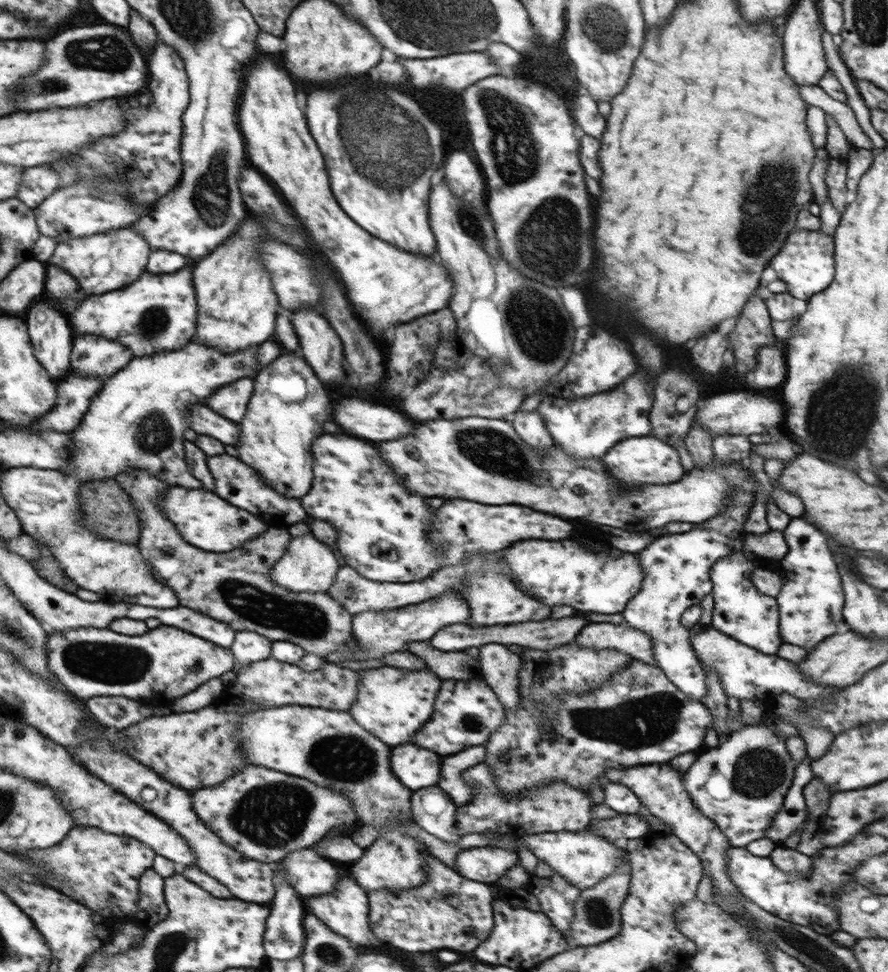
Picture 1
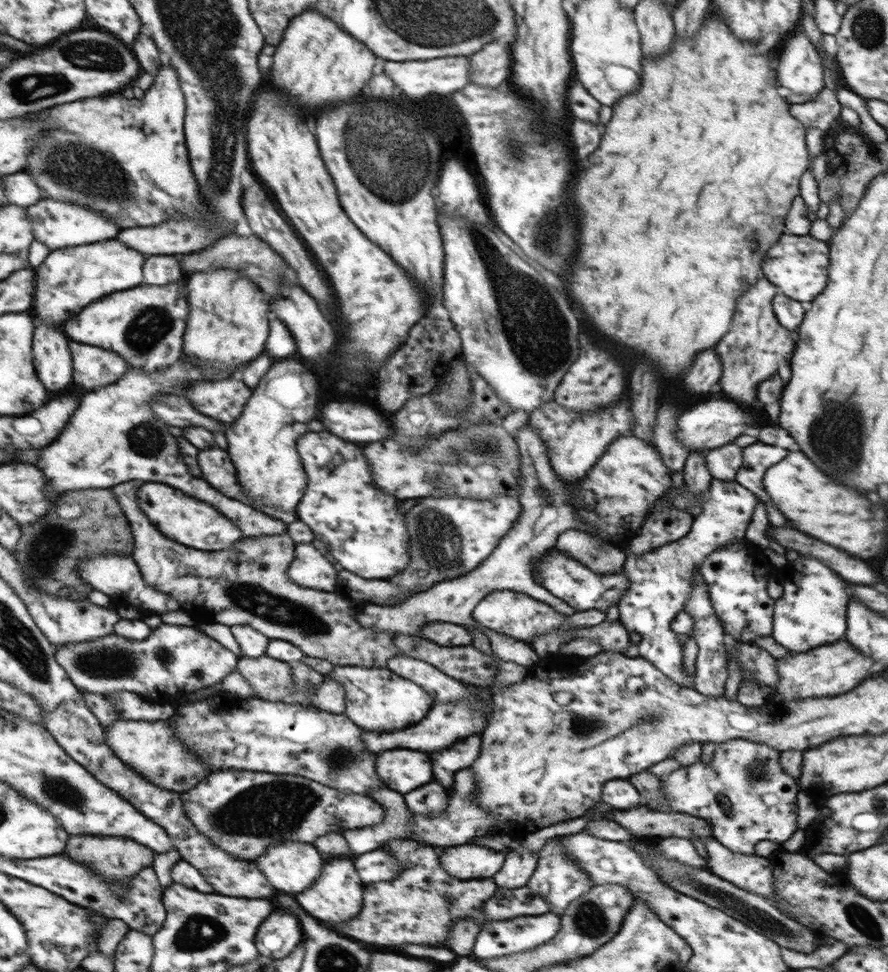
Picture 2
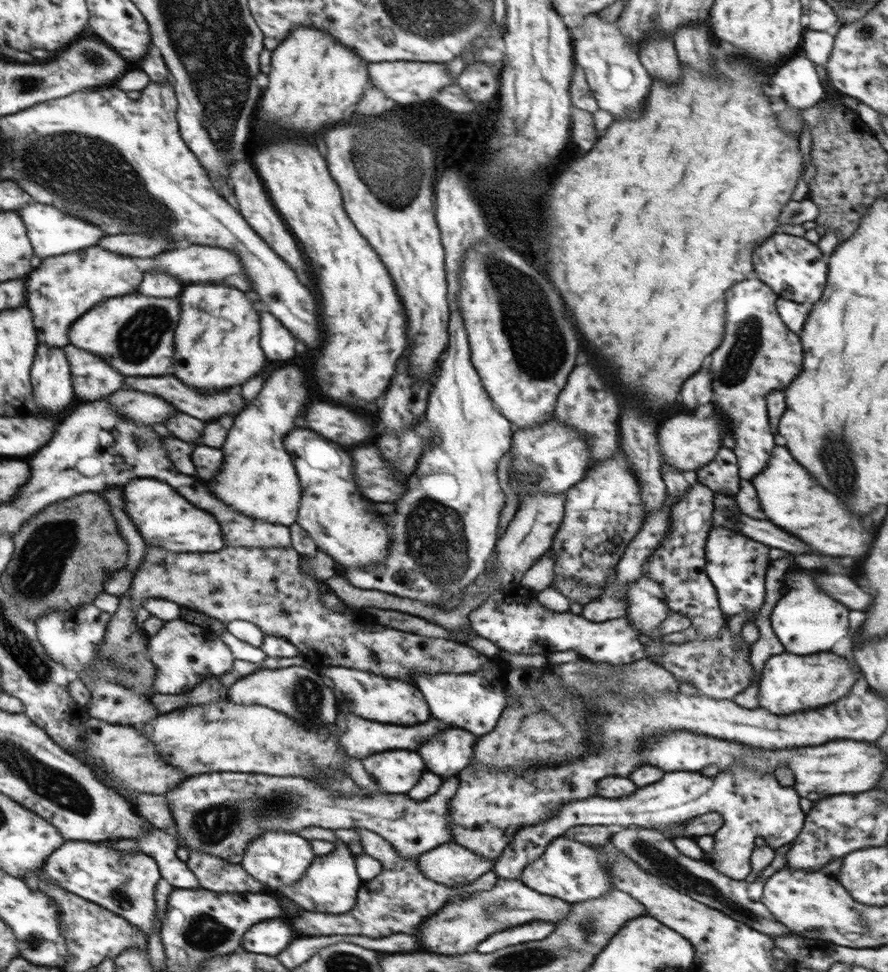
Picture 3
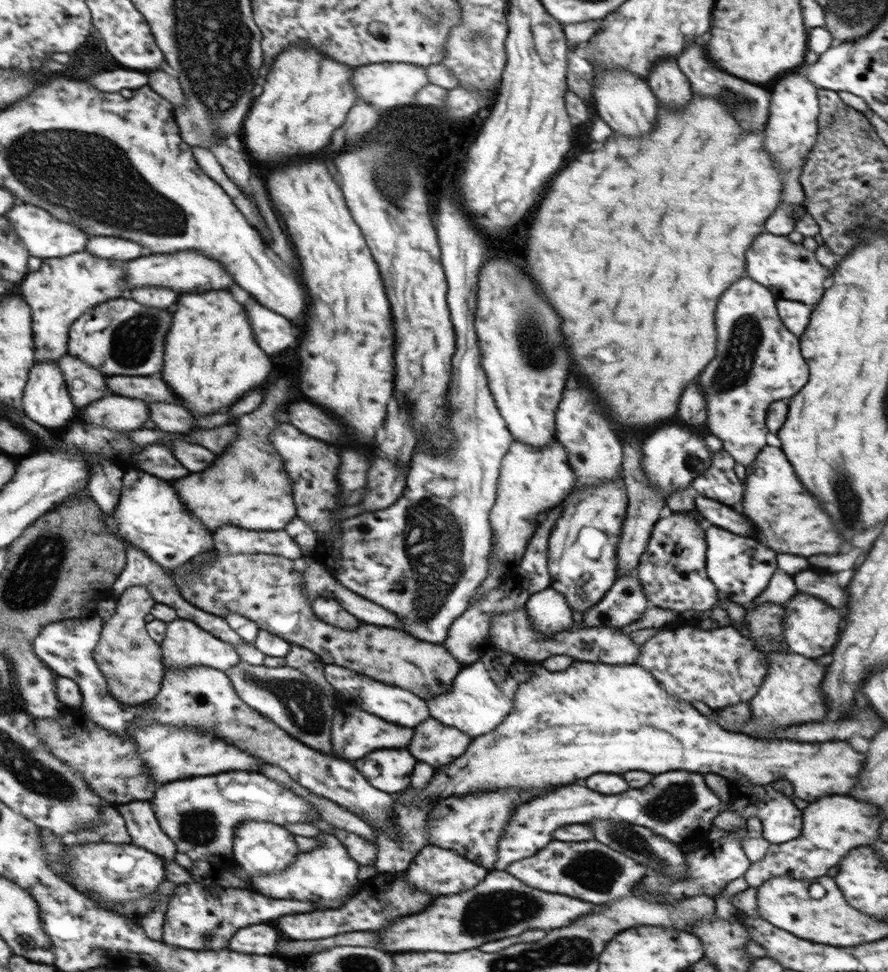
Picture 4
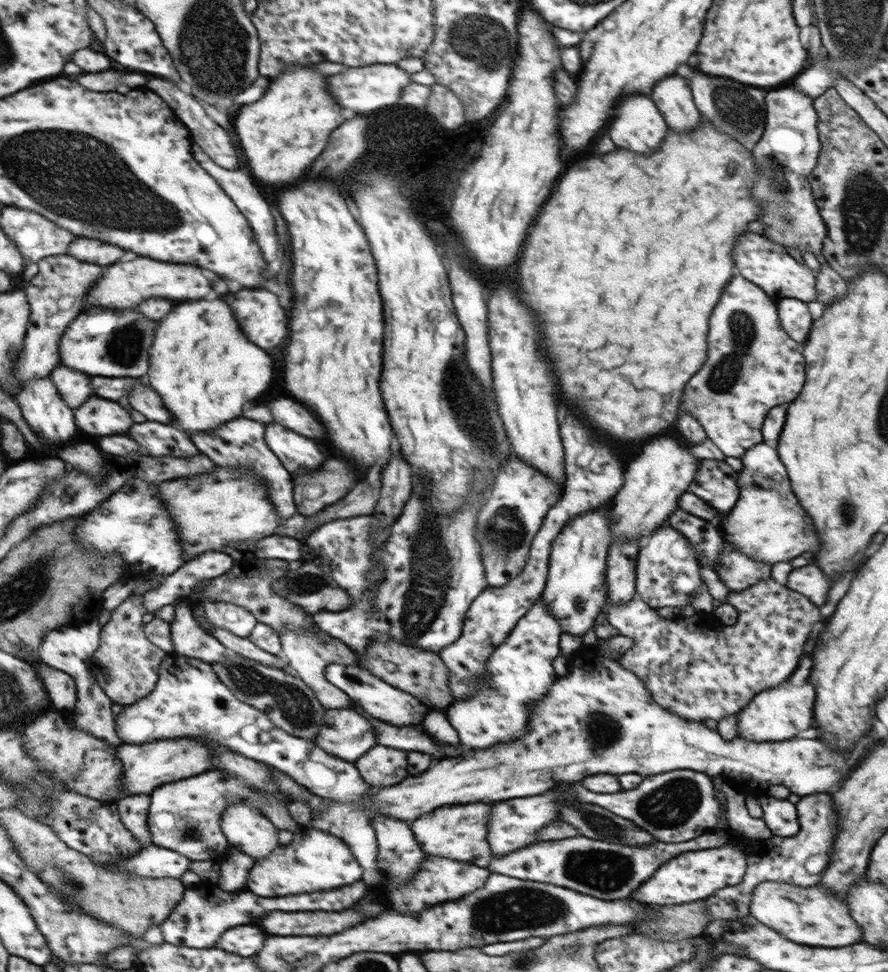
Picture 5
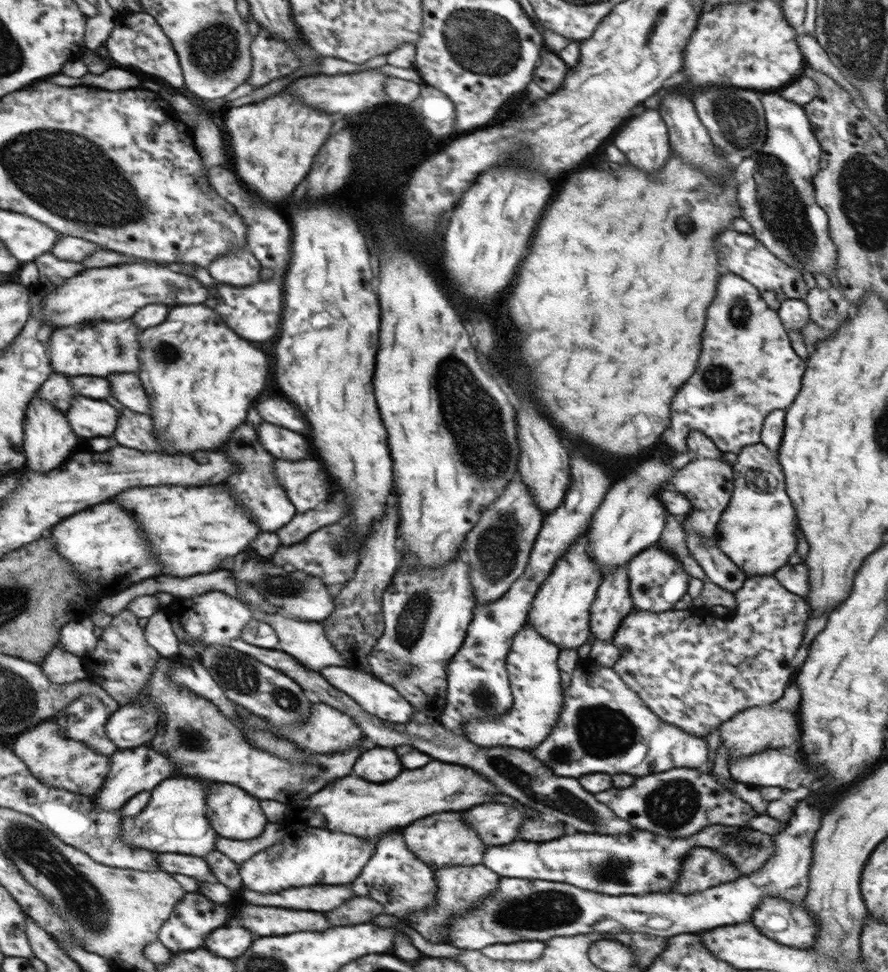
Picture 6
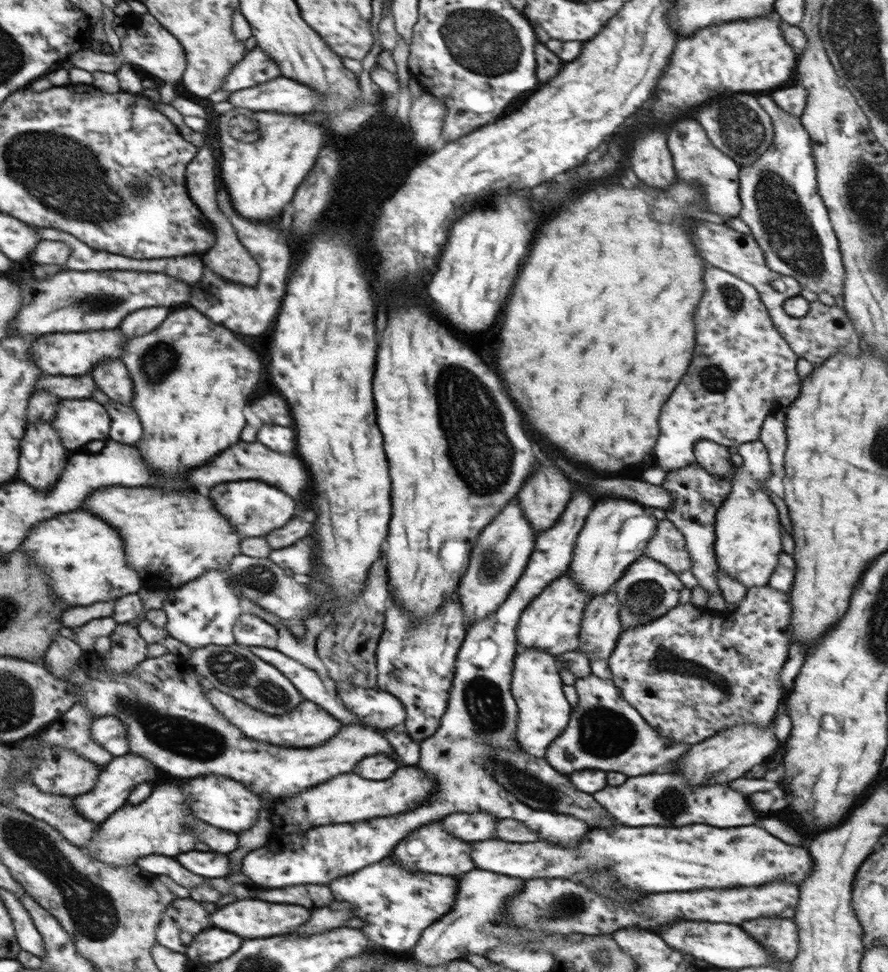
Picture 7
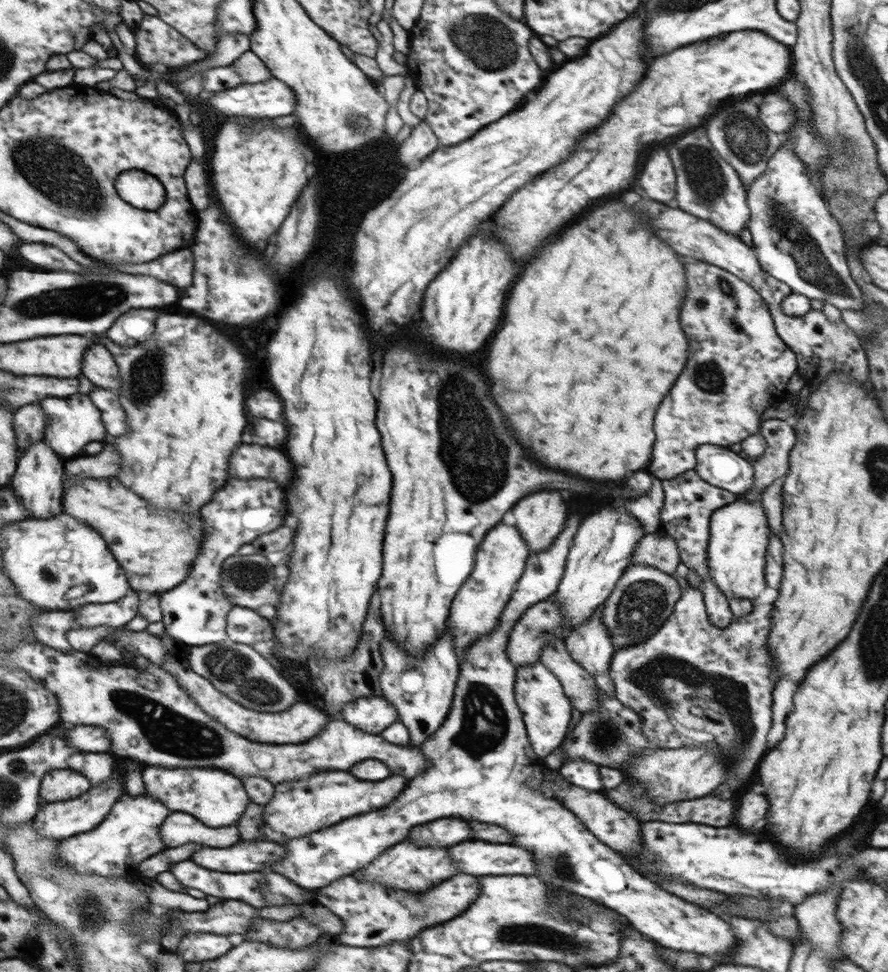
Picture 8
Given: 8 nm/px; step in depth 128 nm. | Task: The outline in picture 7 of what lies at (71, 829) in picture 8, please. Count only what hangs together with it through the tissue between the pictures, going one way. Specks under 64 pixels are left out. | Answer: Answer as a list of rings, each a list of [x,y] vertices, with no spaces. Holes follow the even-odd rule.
[[[134,753],[117,756],[107,766],[104,766],[95,787],[84,795],[72,797],[72,803],[86,819],[104,823],[110,815],[114,815],[116,811],[130,802],[131,792],[135,790],[135,787],[148,783],[155,785],[161,781],[163,773],[163,770],[159,769],[151,760],[144,759],[143,756]]]

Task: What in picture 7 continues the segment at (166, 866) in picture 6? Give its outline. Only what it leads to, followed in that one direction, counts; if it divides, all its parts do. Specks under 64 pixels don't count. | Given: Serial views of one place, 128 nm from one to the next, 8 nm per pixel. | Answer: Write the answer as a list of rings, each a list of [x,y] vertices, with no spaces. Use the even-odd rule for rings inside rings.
[[[212,850],[184,852],[174,858],[182,867],[203,878],[226,877],[231,868],[229,854],[222,855]]]

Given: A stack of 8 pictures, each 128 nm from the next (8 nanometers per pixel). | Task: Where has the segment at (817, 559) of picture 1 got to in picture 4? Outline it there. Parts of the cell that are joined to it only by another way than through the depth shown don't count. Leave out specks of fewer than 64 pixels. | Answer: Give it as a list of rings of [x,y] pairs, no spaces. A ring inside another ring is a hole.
[[[797,591],[789,601],[786,601],[782,620],[784,620],[783,634],[790,653],[813,659],[832,652],[844,625],[843,610],[837,610],[823,600],[802,591]]]

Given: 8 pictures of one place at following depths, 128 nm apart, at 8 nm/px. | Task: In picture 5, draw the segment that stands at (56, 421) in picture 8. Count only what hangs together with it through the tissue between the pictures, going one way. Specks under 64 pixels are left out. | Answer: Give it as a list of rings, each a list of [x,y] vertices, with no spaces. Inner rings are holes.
[[[107,398],[89,399],[88,404],[76,408],[76,420],[80,420],[79,428],[82,434],[90,434],[89,439],[102,436],[123,435],[131,431],[132,416],[130,412],[118,404],[118,401]]]

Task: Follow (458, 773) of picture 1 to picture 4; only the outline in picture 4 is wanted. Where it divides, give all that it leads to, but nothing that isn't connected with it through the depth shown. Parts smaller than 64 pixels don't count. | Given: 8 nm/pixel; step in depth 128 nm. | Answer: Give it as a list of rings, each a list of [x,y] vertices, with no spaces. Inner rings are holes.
[[[434,718],[418,724],[414,730],[416,734],[408,750],[416,756],[416,760],[426,762],[434,768],[442,768],[444,764],[450,764],[456,756],[464,754],[470,742],[466,733],[454,727],[448,728]]]

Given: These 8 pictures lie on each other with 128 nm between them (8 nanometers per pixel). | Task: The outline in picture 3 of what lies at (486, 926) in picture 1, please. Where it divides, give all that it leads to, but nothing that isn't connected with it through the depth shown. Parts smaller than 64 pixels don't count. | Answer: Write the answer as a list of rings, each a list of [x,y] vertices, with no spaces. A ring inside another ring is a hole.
[[[352,828],[356,835],[361,838],[363,853],[372,856],[383,867],[382,873],[372,880],[362,881],[360,885],[356,906],[342,914],[342,916],[332,916],[332,914],[318,914],[318,912],[304,912],[302,916],[292,920],[292,926],[300,934],[310,934],[310,936],[332,936],[332,934],[342,934],[342,936],[368,936],[368,938],[386,938],[396,932],[402,934],[418,934],[420,924],[428,918],[438,913],[447,903],[453,899],[460,899],[477,894],[476,892],[486,892],[486,890],[496,886],[497,877],[494,871],[488,872],[480,879],[472,881],[462,887],[450,887],[437,883],[435,880],[427,878],[419,868],[419,855],[413,858],[403,858],[392,844],[385,838],[376,835],[364,828]]]

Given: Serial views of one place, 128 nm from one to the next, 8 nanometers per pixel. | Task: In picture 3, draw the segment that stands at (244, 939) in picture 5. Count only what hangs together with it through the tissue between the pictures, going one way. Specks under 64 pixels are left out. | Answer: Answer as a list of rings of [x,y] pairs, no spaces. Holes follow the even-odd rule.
[[[274,918],[274,920],[268,920],[266,924],[254,924],[252,932],[248,932],[248,940],[244,940],[243,947],[251,953],[276,956],[294,938],[296,934],[292,926],[282,918]]]

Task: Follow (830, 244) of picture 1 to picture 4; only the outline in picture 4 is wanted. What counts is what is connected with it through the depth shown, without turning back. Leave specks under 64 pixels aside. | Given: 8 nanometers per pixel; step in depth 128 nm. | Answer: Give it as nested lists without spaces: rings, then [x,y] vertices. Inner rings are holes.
[[[766,232],[752,240],[752,246],[745,254],[746,276],[768,288],[778,301],[792,300],[807,305],[818,304],[838,263],[836,253],[826,245],[819,246],[814,252],[786,236]]]

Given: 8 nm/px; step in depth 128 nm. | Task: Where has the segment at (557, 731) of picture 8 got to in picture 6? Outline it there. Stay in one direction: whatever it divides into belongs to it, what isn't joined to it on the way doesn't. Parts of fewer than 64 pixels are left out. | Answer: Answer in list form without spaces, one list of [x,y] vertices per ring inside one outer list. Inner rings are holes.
[[[532,623],[522,625],[511,646],[506,668],[513,696],[512,707],[494,719],[468,719],[468,723],[464,723],[464,729],[460,730],[459,734],[482,748],[504,746],[526,751],[546,739],[564,710],[560,669],[556,663],[561,650],[556,644],[543,638]]]

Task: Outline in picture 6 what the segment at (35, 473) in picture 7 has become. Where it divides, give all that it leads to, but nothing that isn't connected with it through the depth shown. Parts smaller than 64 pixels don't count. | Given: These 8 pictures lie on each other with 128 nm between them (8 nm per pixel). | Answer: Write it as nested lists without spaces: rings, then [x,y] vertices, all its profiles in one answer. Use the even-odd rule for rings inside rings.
[[[37,394],[32,399],[26,414],[27,462],[24,469],[46,473],[52,468],[58,468],[70,456],[76,444],[78,444],[78,438],[74,430],[70,428],[64,412],[60,412],[50,401],[44,400]]]

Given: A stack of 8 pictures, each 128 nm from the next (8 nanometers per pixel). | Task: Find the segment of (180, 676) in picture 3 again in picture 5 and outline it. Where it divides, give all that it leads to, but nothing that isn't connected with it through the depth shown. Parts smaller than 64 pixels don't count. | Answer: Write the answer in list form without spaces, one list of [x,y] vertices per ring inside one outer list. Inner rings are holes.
[[[176,603],[175,619],[171,622],[171,640],[174,650],[171,654],[188,656],[218,664],[228,658],[228,648],[199,624],[190,604]]]

